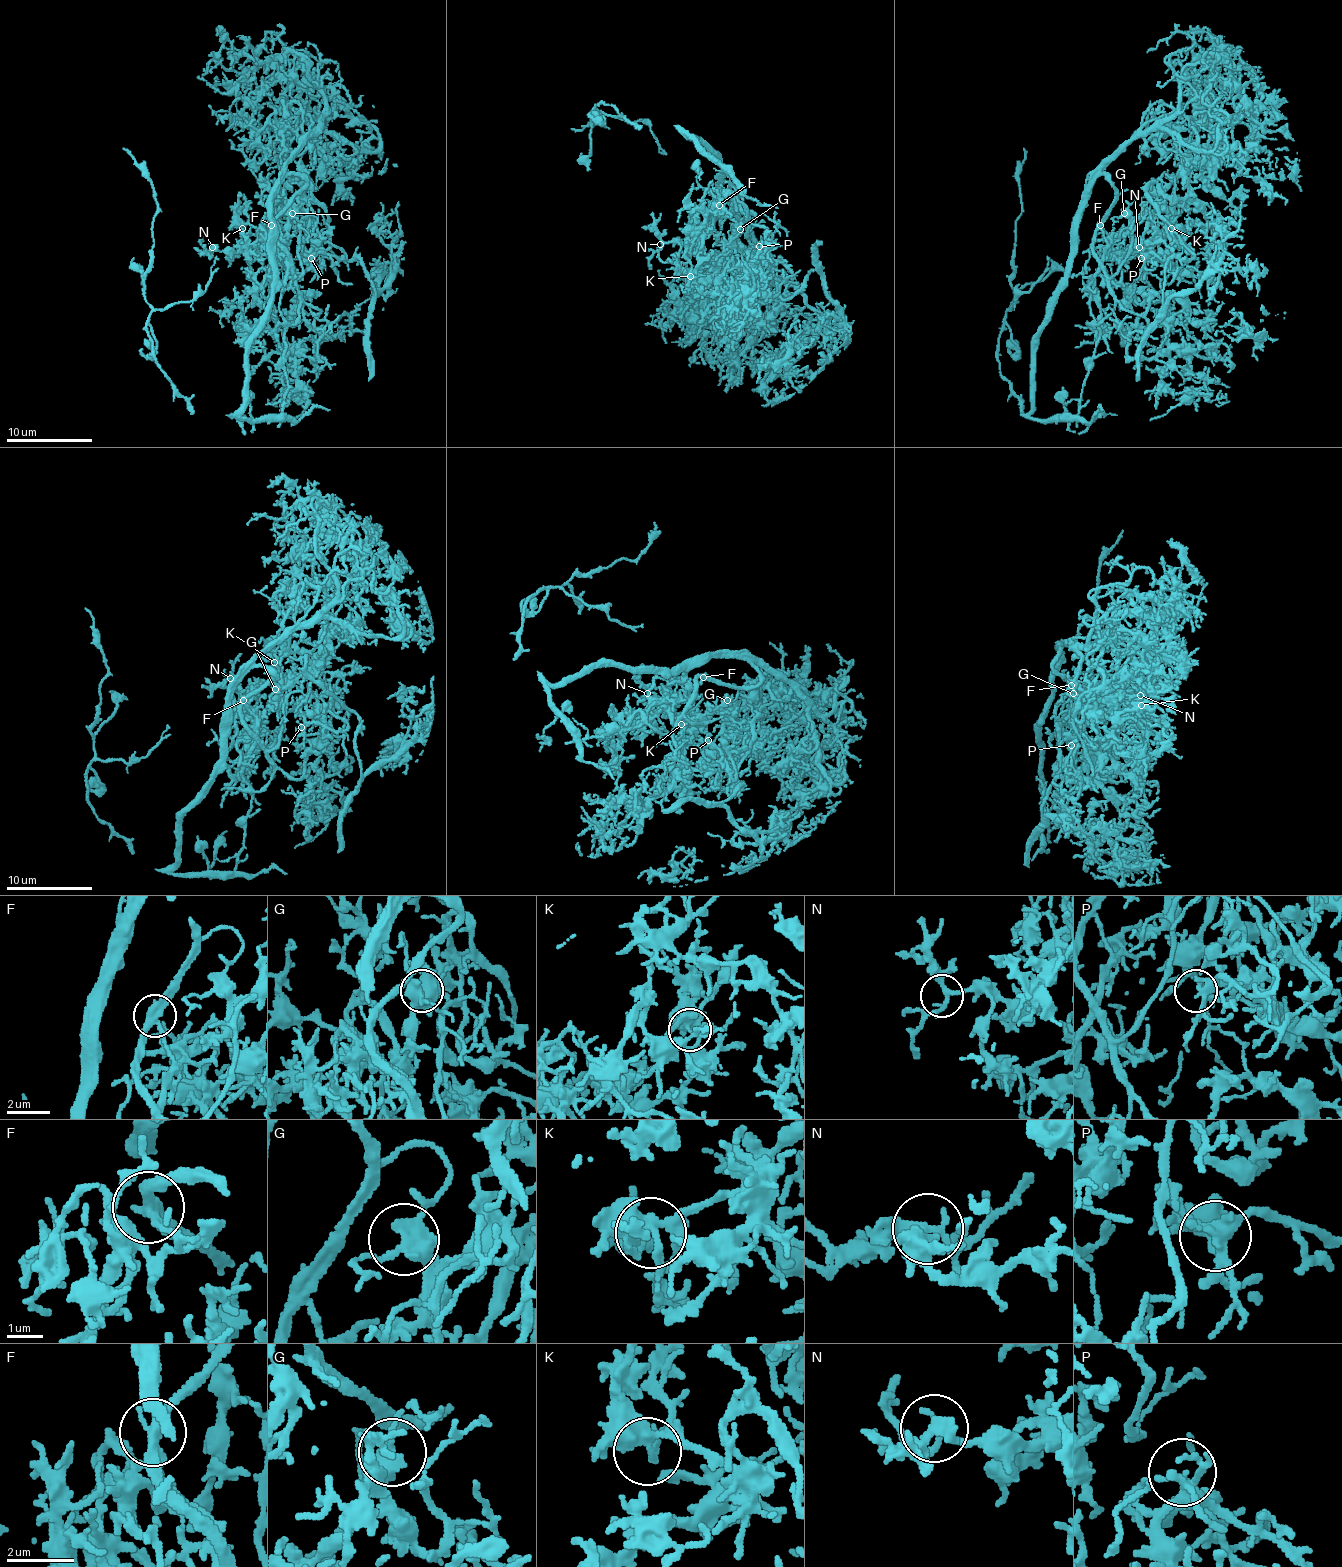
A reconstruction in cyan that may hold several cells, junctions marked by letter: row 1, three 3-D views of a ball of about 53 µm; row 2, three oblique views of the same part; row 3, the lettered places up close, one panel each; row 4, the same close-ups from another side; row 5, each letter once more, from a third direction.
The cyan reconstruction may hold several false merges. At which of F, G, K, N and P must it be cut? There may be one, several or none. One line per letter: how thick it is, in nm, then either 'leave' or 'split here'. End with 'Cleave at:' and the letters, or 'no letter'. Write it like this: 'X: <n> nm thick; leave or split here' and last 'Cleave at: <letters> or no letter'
F: 320 nm thick; split here
G: 360 nm thick; leave
K: 300 nm thick; leave
N: 240 nm thick; leave
P: 280 nm thick; leave
Cleave at: F

